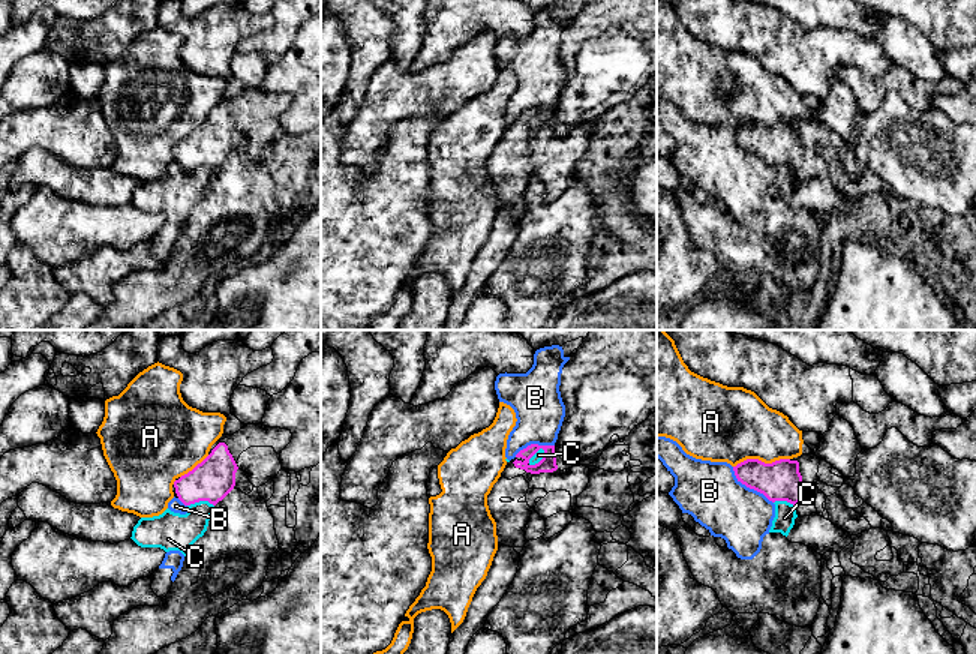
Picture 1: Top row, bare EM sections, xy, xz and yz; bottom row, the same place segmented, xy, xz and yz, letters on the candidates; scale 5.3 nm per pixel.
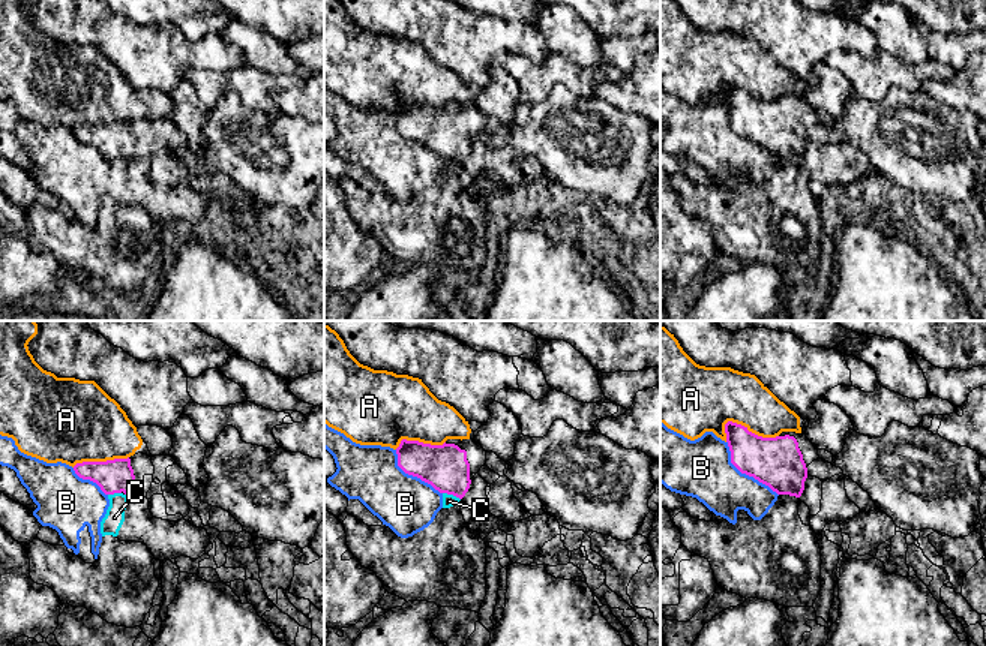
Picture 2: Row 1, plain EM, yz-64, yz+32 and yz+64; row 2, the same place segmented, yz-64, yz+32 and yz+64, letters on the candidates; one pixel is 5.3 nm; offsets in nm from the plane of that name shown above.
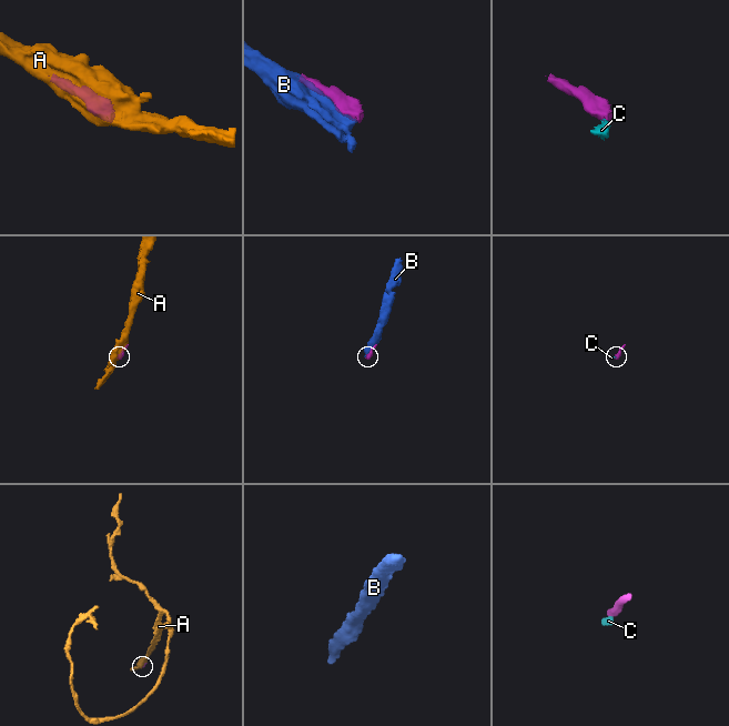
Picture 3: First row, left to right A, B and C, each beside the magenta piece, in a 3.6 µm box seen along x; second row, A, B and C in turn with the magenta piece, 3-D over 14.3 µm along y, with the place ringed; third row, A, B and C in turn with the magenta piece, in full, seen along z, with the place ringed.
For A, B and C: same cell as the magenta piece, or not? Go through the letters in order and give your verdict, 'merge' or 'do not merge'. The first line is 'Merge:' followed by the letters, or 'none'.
Merge: none
A: do not merge
B: do not merge
C: do not merge

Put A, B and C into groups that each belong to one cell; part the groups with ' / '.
A / B C

